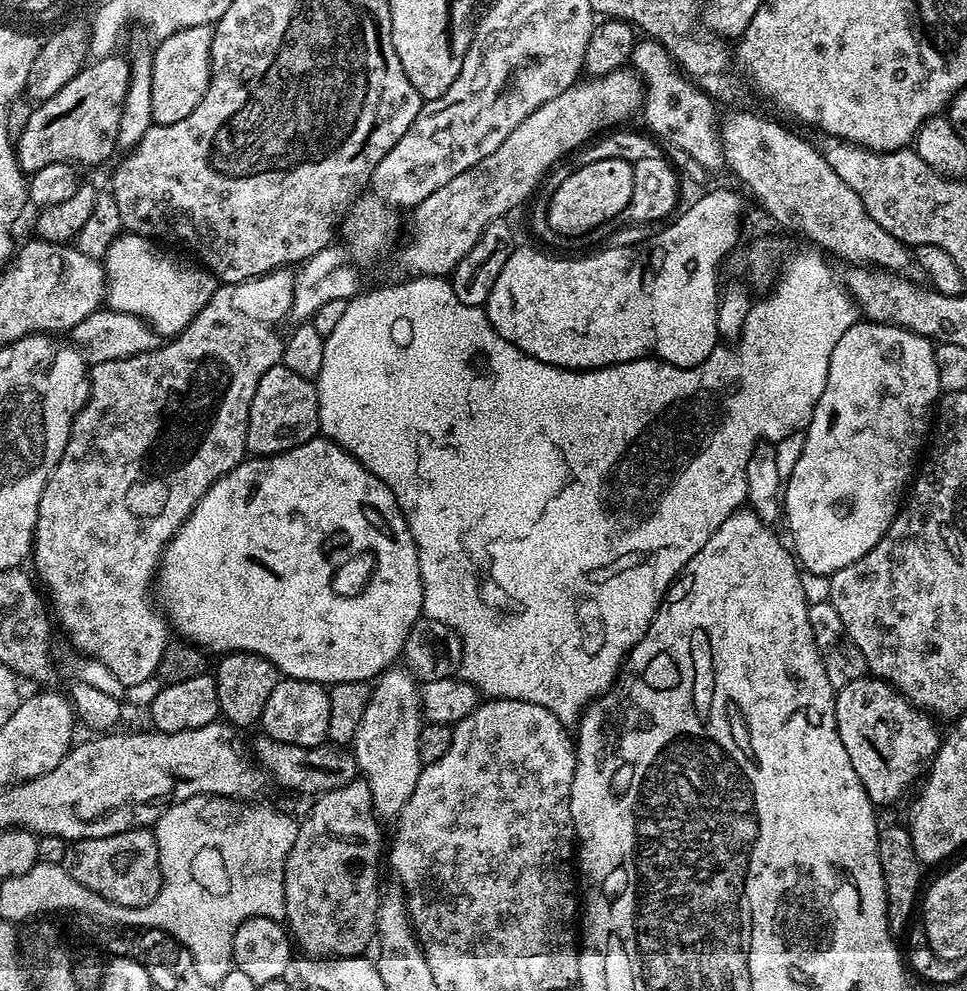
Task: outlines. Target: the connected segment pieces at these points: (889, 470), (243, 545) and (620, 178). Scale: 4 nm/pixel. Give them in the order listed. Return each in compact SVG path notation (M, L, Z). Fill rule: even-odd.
M857 322L850 326L850 330L846 330L846 334L842 334L842 338L838 338L838 342L834 346L834 354L830 354L830 370L826 378L826 390L822 390L822 398L818 398L818 406L814 406L812 419L808 421L804 432L805 445L802 446L801 457L798 458L793 473L786 479L786 487L782 492L782 512L786 520L788 516L788 528L792 531L793 546L791 545L791 547L794 549L795 559L807 571L831 577L833 572L842 570L842 566L850 566L850 562L858 562L858 558L862 558L862 554L869 552L886 534L886 530L892 524L892 519L895 518L901 507L902 497L913 479L914 469L917 467L916 455L919 454L923 444L925 447L924 431L927 428L929 431L930 413L941 395L936 349L933 341L929 340L927 336L920 336L917 332L911 332L908 328L900 328L896 324Z
M327 438L307 440L296 448L279 452L277 456L245 458L238 466L234 466L234 470L218 478L218 482L214 482L210 490L206 490L186 522L182 522L171 542L164 548L164 557L160 560L154 581L154 592L169 625L175 631L177 628L180 631L177 633L188 643L209 653L216 652L215 654L253 652L270 661L276 671L285 677L313 680L325 686L355 680L372 682L382 672L391 669L404 651L410 626L421 619L424 611L416 543L390 486L386 486L386 482L382 482L373 472L359 464L348 451Z
M611 156L590 166L582 166L554 190L554 198L548 207L547 227L560 236L584 236L595 228L611 222L615 216L623 217L628 211L630 194L634 190L632 164Z

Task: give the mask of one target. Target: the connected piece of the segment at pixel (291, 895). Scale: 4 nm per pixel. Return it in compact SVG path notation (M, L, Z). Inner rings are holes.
M363 778L351 780L346 786L338 786L338 790L319 793L313 800L316 801L313 802L312 809L308 812L308 817L304 821L302 819L299 821L296 837L294 838L294 846L290 846L290 854L286 858L286 866L284 867L284 920L290 929L291 935L294 937L295 947L299 951L301 948L304 951L301 953L307 954L309 957L339 958L342 956L362 956L369 951L367 948L371 949L374 944L376 915L378 914L378 906L382 895L382 887L380 888L380 864L382 868L380 827L382 827L382 821L376 814L372 795L370 794L370 786Z

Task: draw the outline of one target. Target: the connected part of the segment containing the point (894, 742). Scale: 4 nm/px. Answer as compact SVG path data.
M871 674L858 678L858 682L850 682L850 686L839 689L834 696L834 727L840 735L840 744L846 746L848 760L862 782L865 797L876 806L894 803L916 779L919 781L927 773L942 743L942 732L936 729L935 723L929 713L913 708L900 691Z

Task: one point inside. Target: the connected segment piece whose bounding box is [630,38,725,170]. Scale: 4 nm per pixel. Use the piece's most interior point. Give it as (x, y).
(674, 107)

